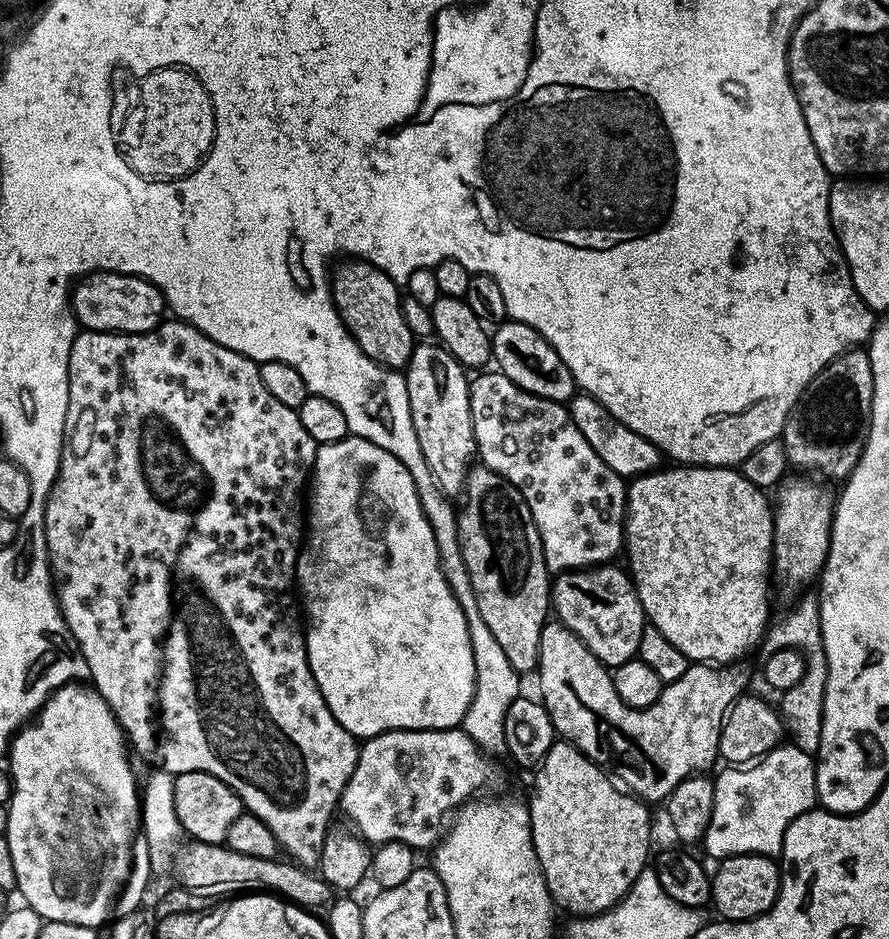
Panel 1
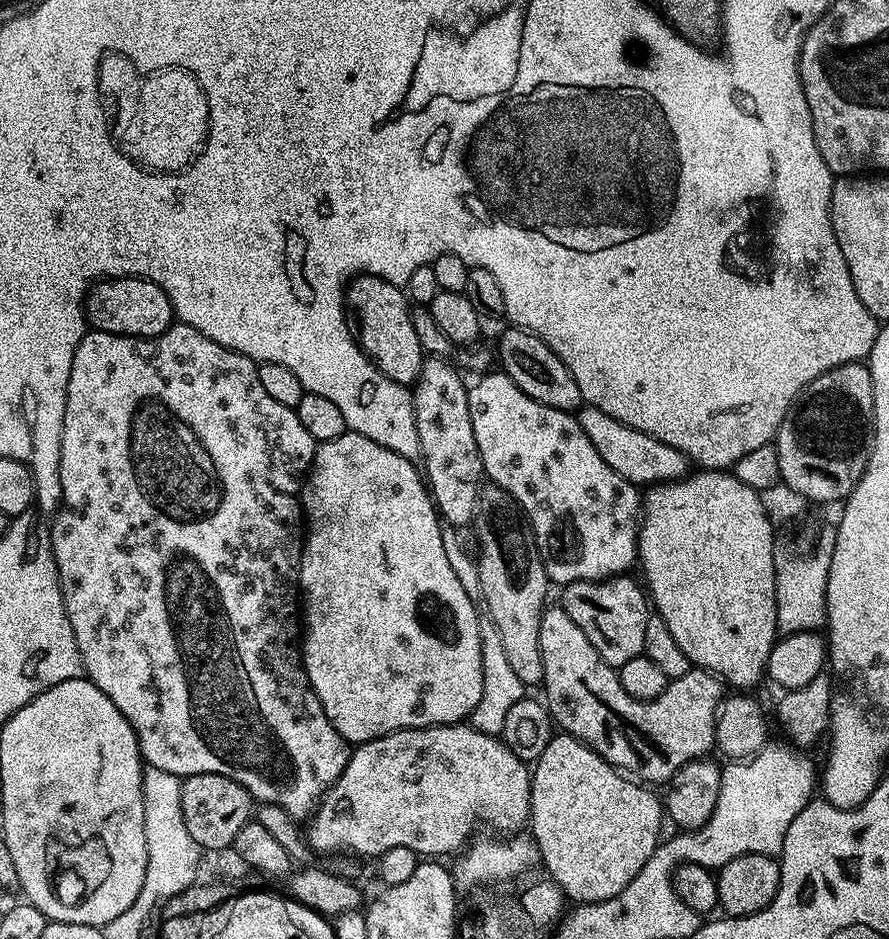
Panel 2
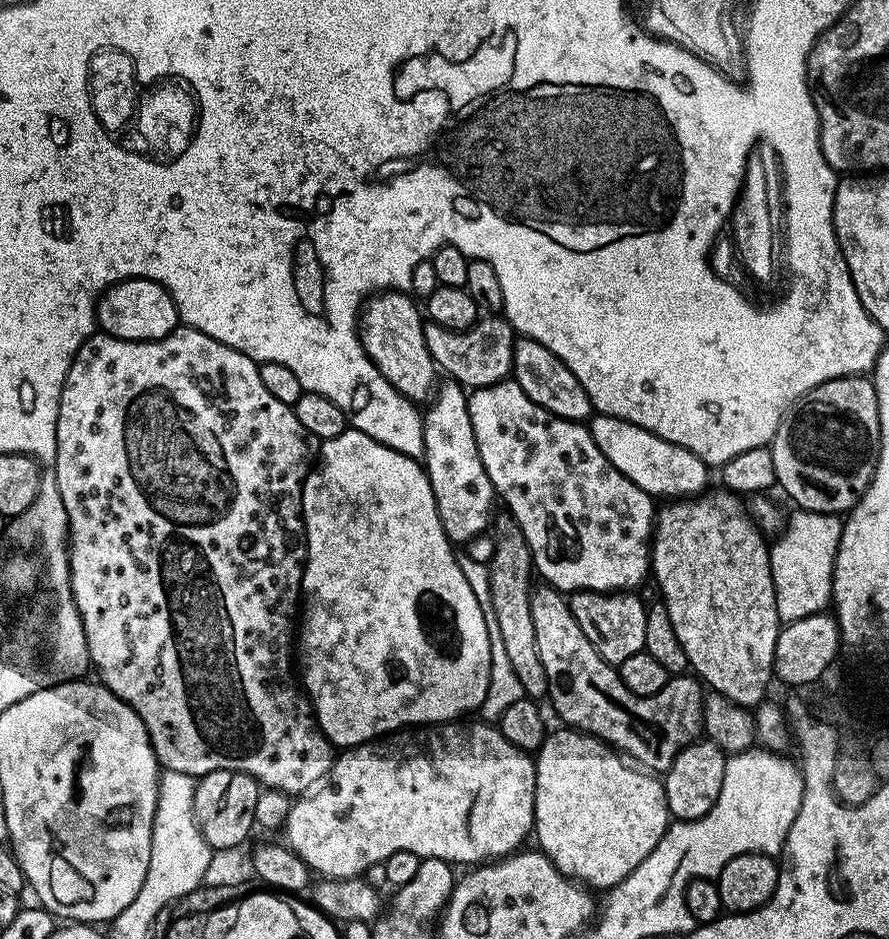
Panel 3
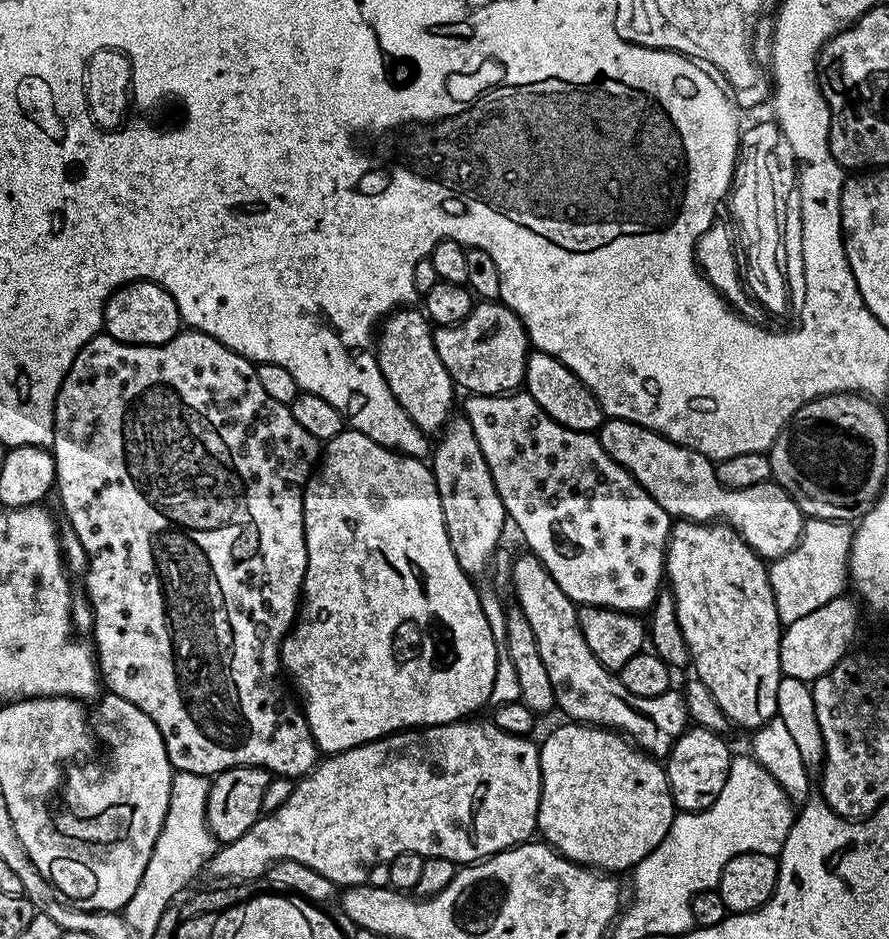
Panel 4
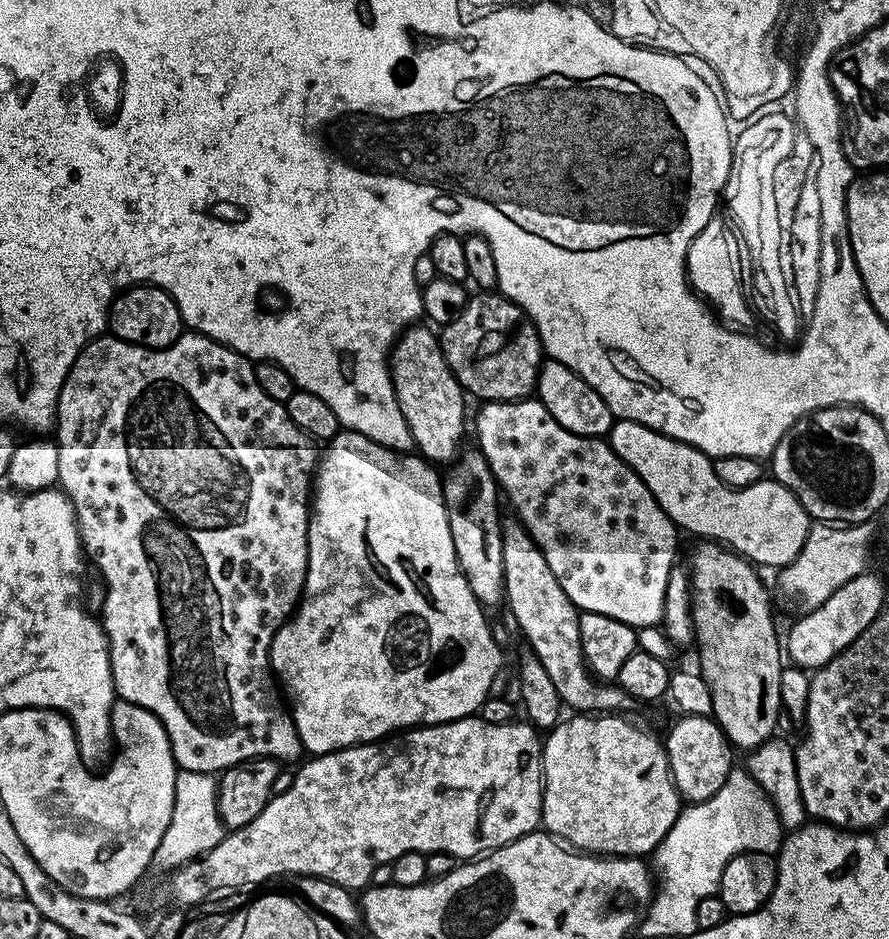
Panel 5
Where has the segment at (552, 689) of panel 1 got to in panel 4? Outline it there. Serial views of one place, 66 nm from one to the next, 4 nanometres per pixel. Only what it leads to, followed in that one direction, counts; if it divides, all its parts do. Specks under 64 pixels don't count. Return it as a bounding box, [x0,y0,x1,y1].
[512,554,689,758]

